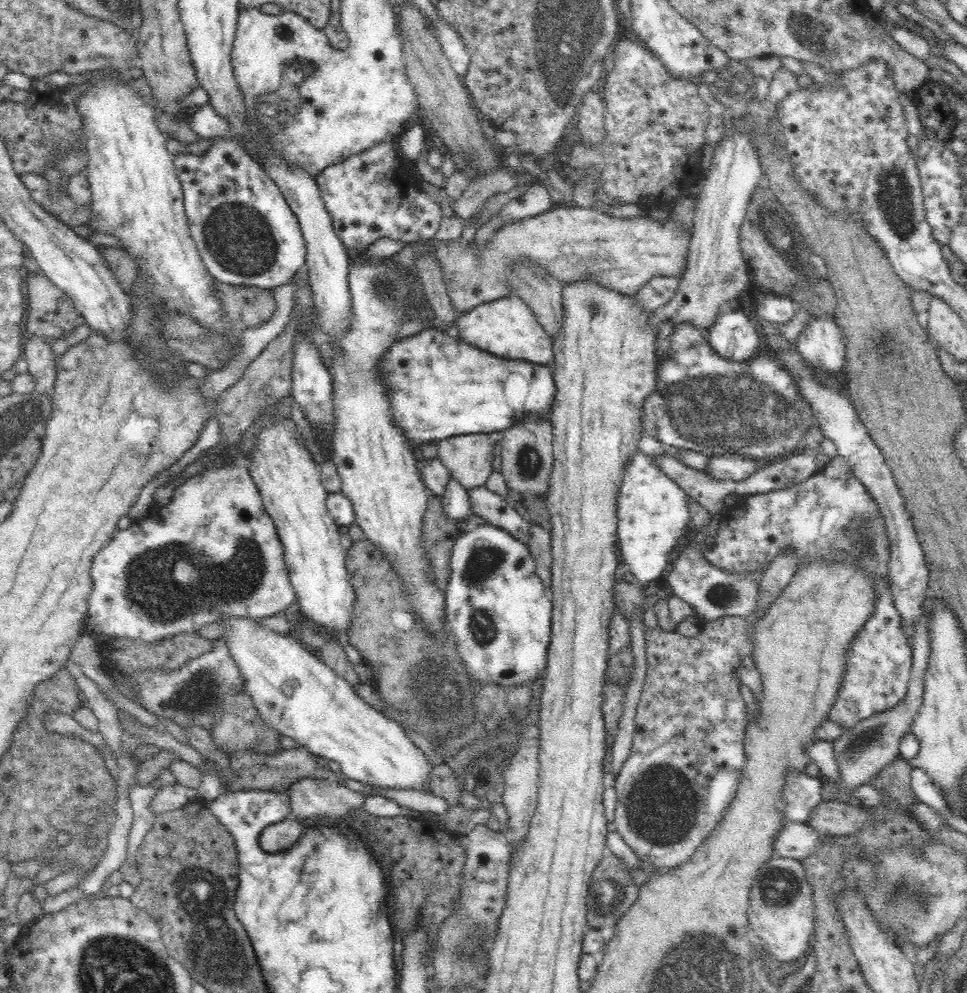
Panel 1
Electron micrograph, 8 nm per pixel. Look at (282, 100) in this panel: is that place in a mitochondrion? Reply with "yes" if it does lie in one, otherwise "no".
yes

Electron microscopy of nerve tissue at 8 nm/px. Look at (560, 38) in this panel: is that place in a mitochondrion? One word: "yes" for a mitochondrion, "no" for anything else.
yes

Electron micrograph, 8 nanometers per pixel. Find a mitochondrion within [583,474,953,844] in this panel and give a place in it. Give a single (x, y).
(871, 736)

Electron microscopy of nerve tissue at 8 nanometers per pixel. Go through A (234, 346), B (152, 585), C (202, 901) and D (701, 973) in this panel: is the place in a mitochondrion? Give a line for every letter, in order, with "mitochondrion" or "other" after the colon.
A: other
B: mitochondrion
C: mitochondrion
D: mitochondrion

